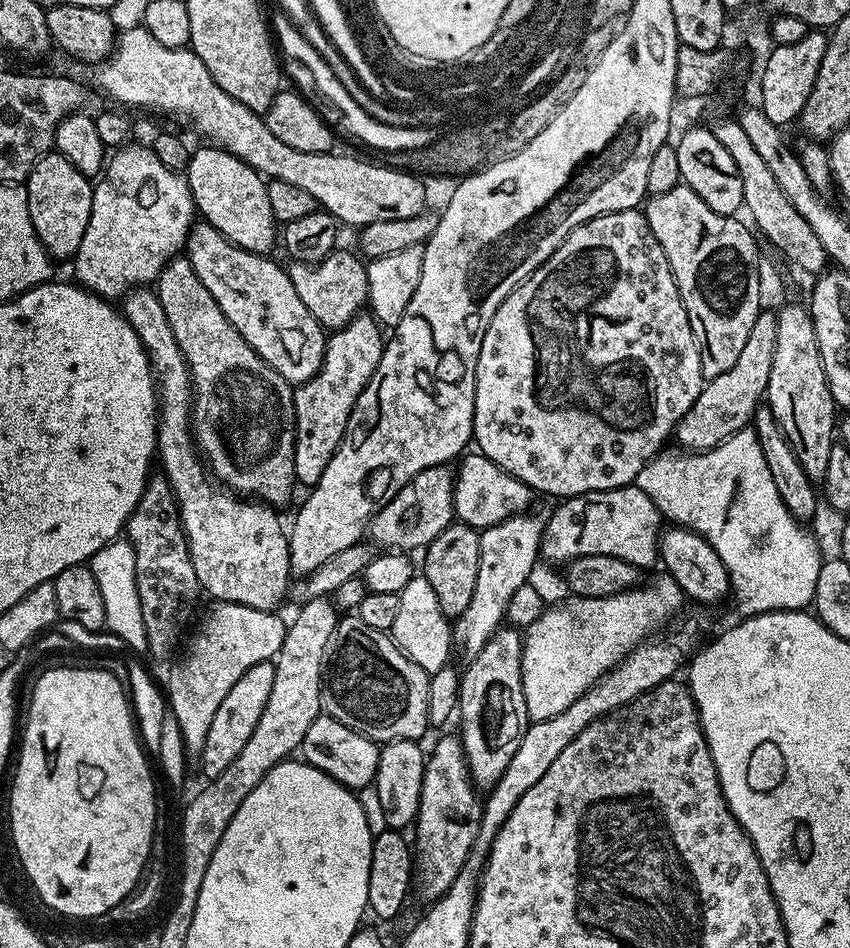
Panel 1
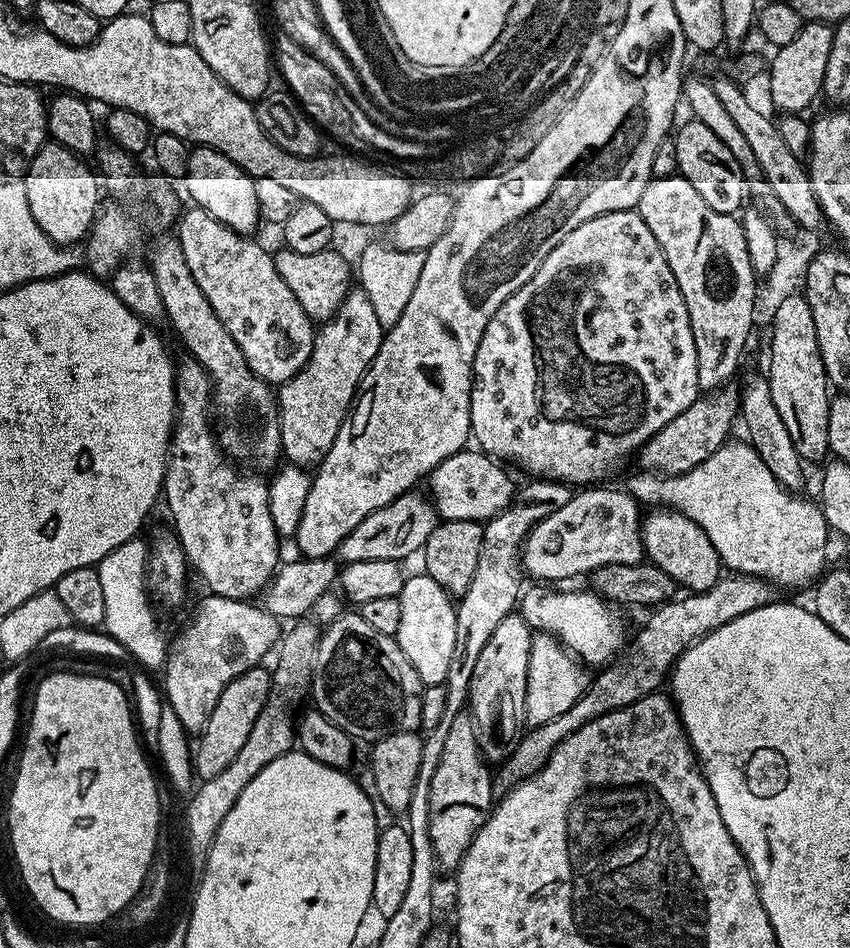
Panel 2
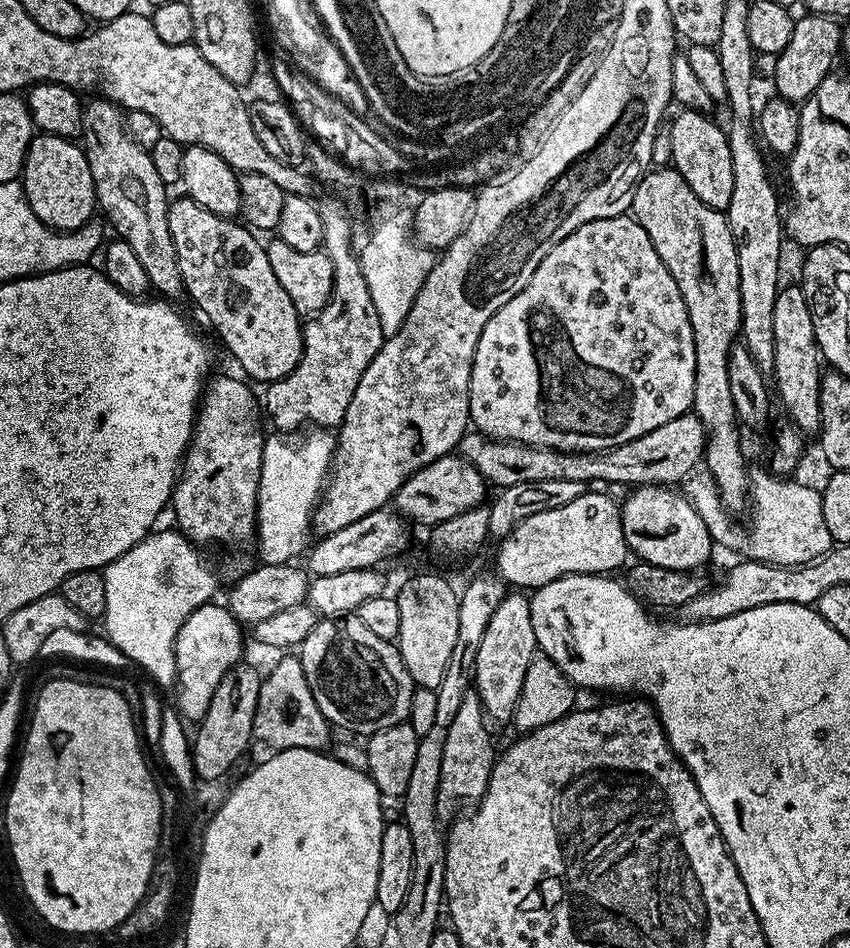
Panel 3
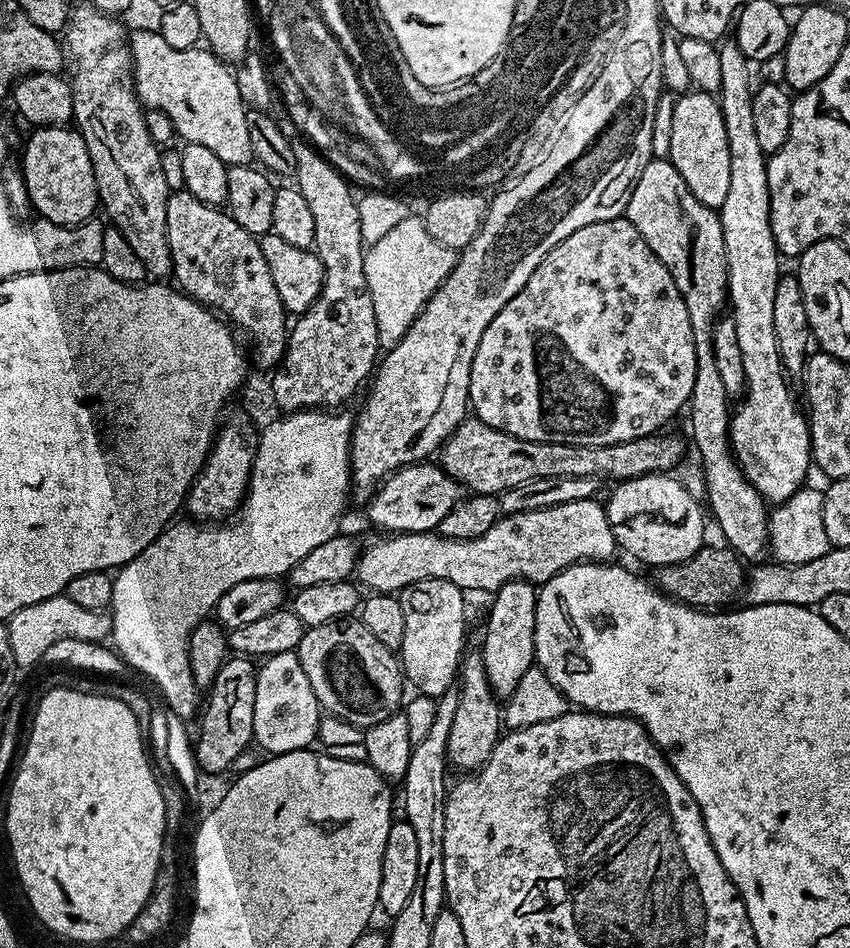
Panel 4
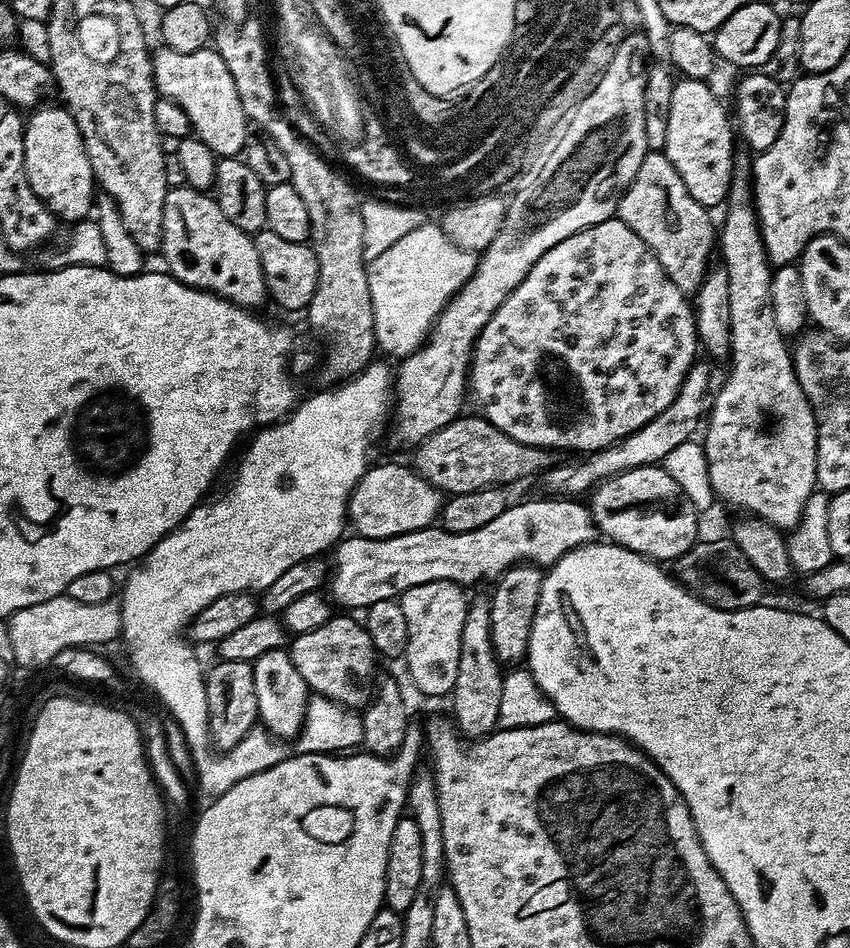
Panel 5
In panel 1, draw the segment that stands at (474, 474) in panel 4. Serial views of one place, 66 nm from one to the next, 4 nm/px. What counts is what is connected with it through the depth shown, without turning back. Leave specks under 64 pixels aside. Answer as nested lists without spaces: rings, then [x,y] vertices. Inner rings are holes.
[[[761,311],[760,317],[750,329],[750,338],[738,354],[738,362],[726,374],[707,381],[698,394],[694,406],[676,424],[674,440],[681,444],[681,449],[693,452],[708,452],[717,448],[723,440],[728,440],[735,432],[749,427],[752,415],[761,407],[770,382],[770,366],[774,366],[774,342],[776,341],[776,312]]]

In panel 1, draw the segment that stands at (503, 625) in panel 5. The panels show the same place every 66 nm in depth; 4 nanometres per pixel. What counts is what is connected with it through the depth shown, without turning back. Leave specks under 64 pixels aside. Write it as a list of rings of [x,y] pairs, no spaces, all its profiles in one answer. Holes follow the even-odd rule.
[[[501,626],[478,650],[473,660],[467,661],[460,678],[458,735],[464,741],[468,754],[468,771],[474,777],[477,789],[492,788],[510,766],[510,758],[518,750],[529,726],[526,694],[522,682],[522,650],[524,638],[516,626]]]

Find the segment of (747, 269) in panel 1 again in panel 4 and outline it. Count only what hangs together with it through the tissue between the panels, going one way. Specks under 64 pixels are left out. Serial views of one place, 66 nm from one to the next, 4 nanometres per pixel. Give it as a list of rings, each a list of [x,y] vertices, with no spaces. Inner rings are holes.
[[[651,159],[632,185],[632,193],[628,195],[626,205],[626,219],[634,225],[638,234],[642,234],[642,238],[646,238],[650,250],[654,250],[666,270],[670,270],[674,286],[678,286],[684,296],[686,314],[690,314],[696,347],[696,377],[686,413],[688,412],[688,420],[692,423],[692,440],[696,443],[693,445],[700,454],[704,470],[706,504],[708,500],[711,519],[712,516],[716,519],[716,524],[724,535],[723,543],[741,560],[763,561],[770,548],[770,508],[758,489],[744,477],[740,463],[730,451],[730,397],[726,394],[722,374],[718,374],[718,365],[714,362],[712,330],[716,327],[718,317],[725,311],[728,298],[728,263],[720,217],[713,209],[698,202],[698,198],[694,198],[671,160]]]

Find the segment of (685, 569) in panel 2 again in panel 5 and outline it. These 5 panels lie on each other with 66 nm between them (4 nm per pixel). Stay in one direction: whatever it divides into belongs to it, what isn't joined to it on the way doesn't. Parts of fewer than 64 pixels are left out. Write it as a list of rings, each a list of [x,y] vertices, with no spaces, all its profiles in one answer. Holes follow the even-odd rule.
[[[662,466],[635,468],[611,476],[609,480],[603,480],[590,493],[590,511],[592,521],[596,523],[599,535],[605,541],[622,546],[640,556],[646,556],[649,560],[657,562],[676,560],[690,551],[698,540],[696,531],[699,530],[700,524],[696,521],[698,519],[696,508],[690,502],[690,498],[682,494],[682,486],[678,486],[678,482],[674,482],[674,478],[670,478],[670,474]]]

